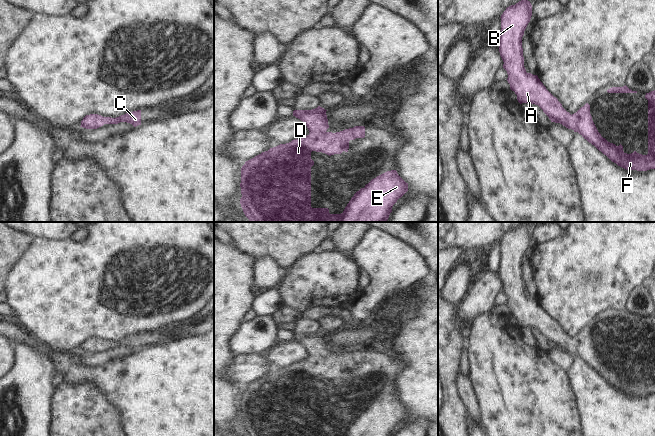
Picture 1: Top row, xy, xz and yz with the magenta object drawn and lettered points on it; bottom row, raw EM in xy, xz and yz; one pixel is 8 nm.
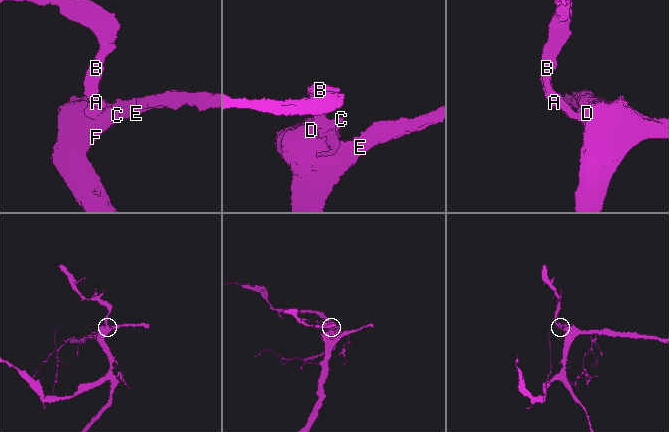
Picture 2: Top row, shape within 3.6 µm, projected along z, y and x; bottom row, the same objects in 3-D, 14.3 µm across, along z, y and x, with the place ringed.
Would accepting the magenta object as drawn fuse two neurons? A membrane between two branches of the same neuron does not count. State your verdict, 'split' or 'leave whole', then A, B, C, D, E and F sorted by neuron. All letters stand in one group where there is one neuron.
leave whole; groups A B C D E F

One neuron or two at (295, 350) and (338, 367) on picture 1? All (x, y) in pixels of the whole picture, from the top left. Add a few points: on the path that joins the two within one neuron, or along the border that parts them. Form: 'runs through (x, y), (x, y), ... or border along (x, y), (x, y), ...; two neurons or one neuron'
border along (294, 339), (305, 348), (309, 356), (288, 367); two neurons

